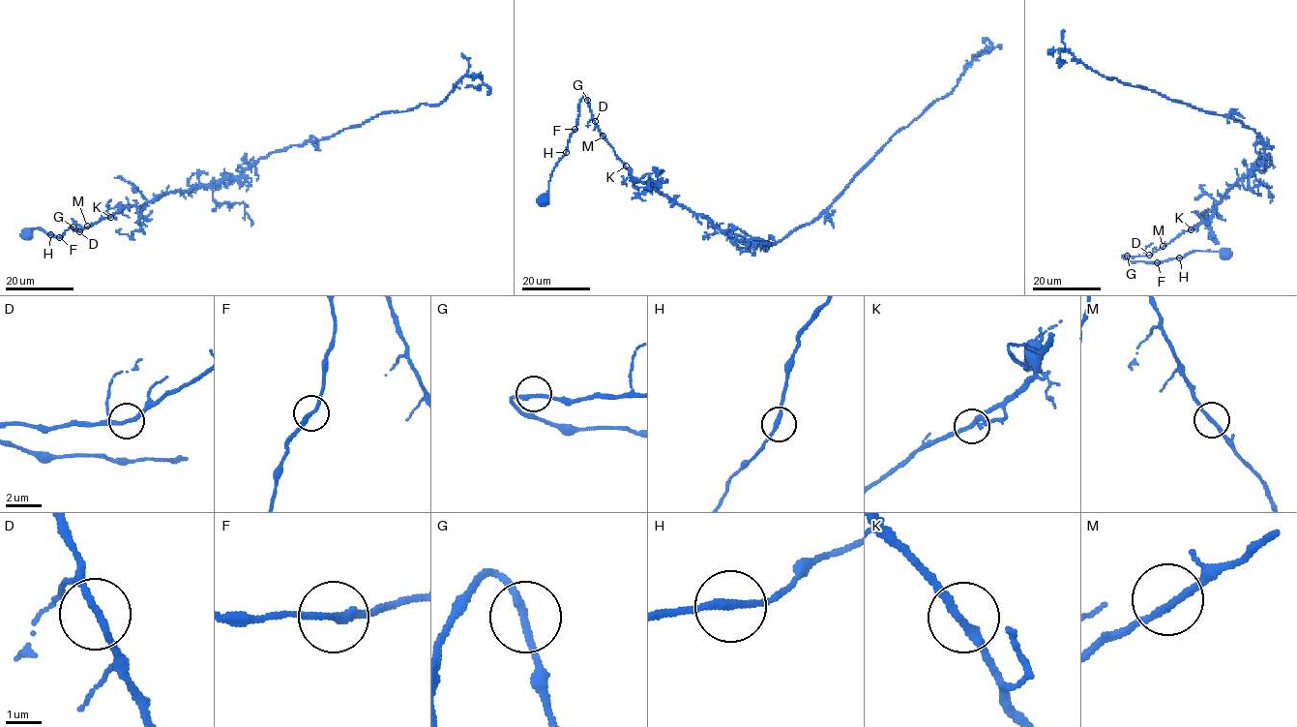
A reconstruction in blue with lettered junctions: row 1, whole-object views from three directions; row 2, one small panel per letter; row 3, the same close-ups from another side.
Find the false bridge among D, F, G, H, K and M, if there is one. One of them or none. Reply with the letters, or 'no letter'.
no letter

